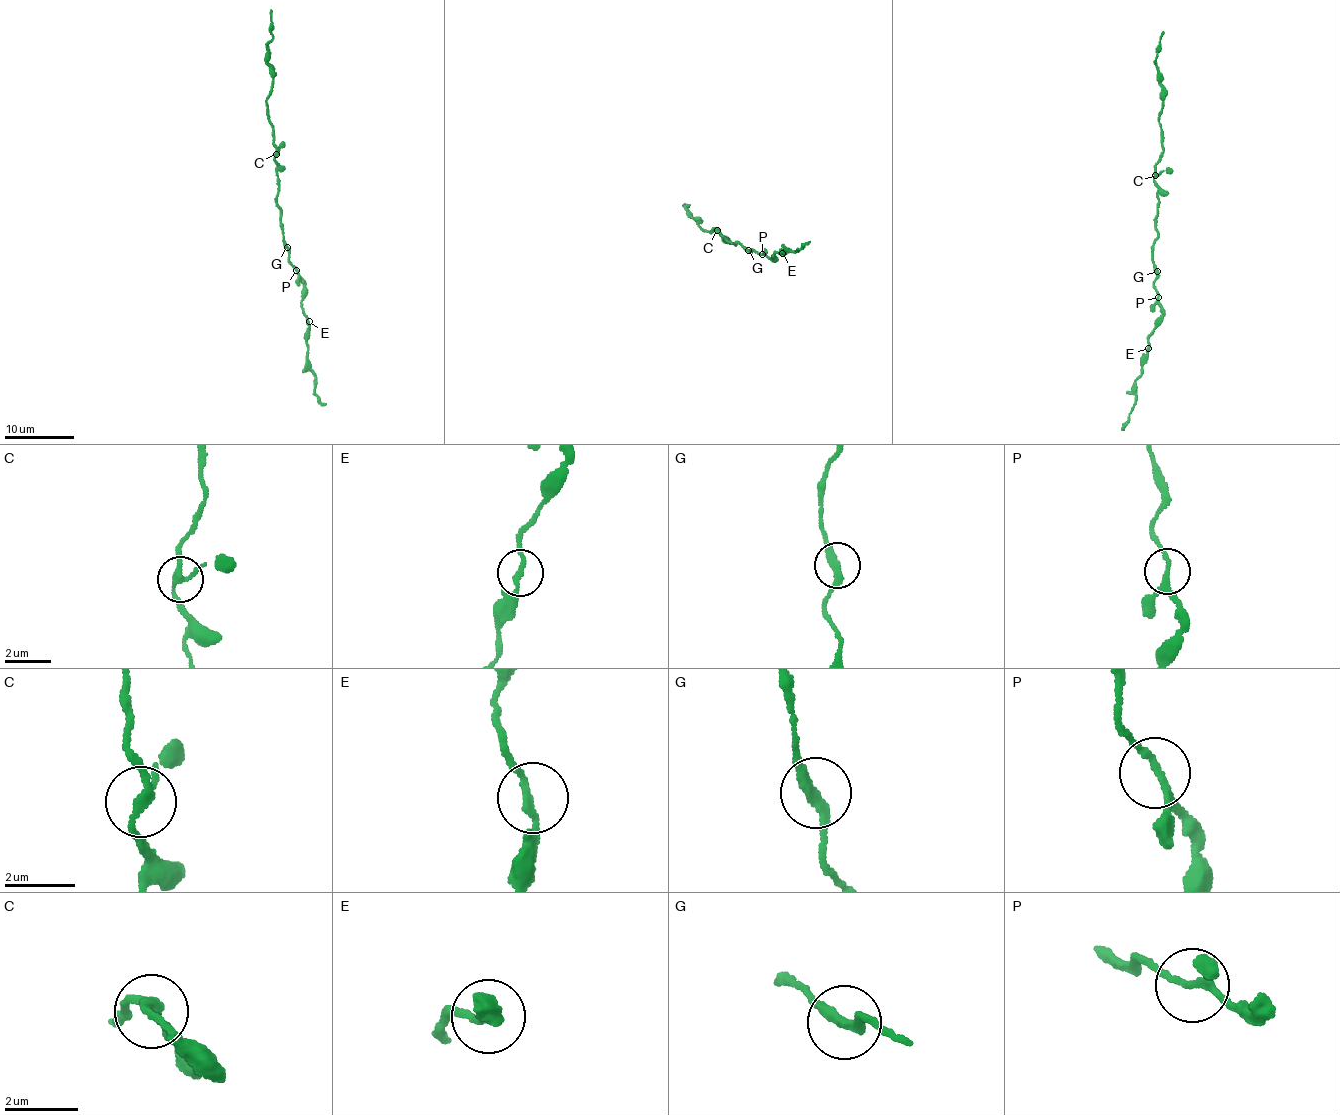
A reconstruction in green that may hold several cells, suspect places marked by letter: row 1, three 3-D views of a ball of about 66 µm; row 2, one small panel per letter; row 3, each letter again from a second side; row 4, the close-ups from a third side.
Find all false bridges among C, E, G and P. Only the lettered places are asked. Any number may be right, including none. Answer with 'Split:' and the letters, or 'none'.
Split: none

